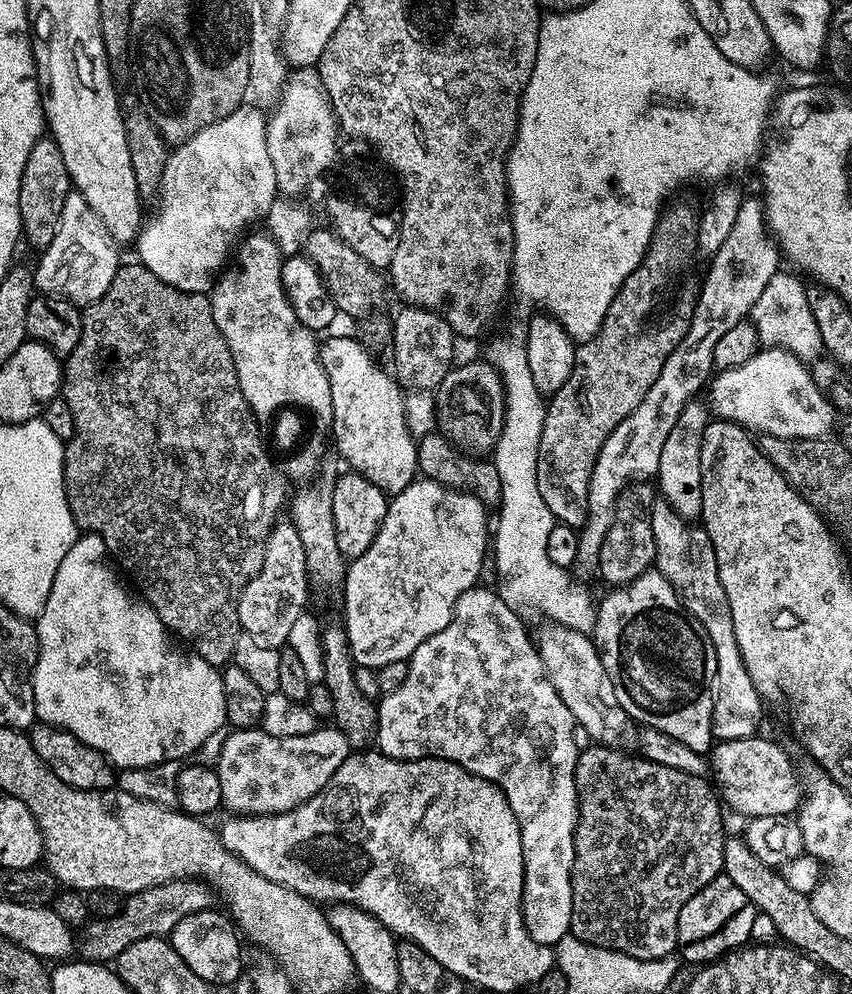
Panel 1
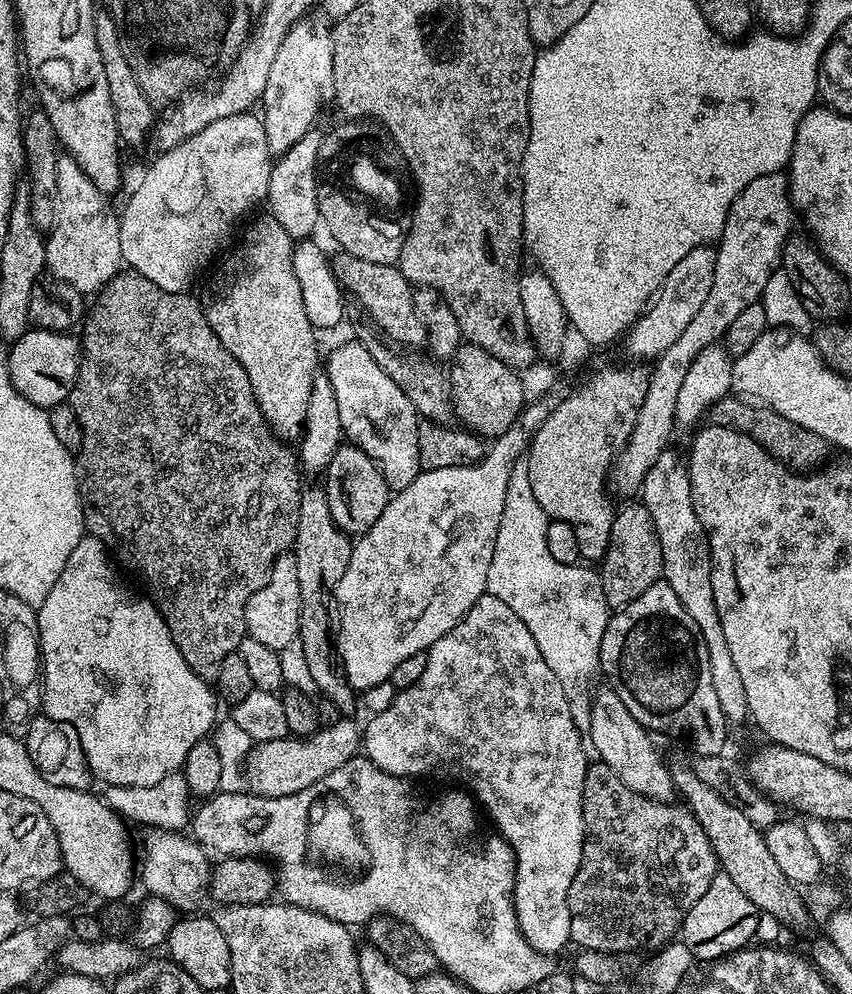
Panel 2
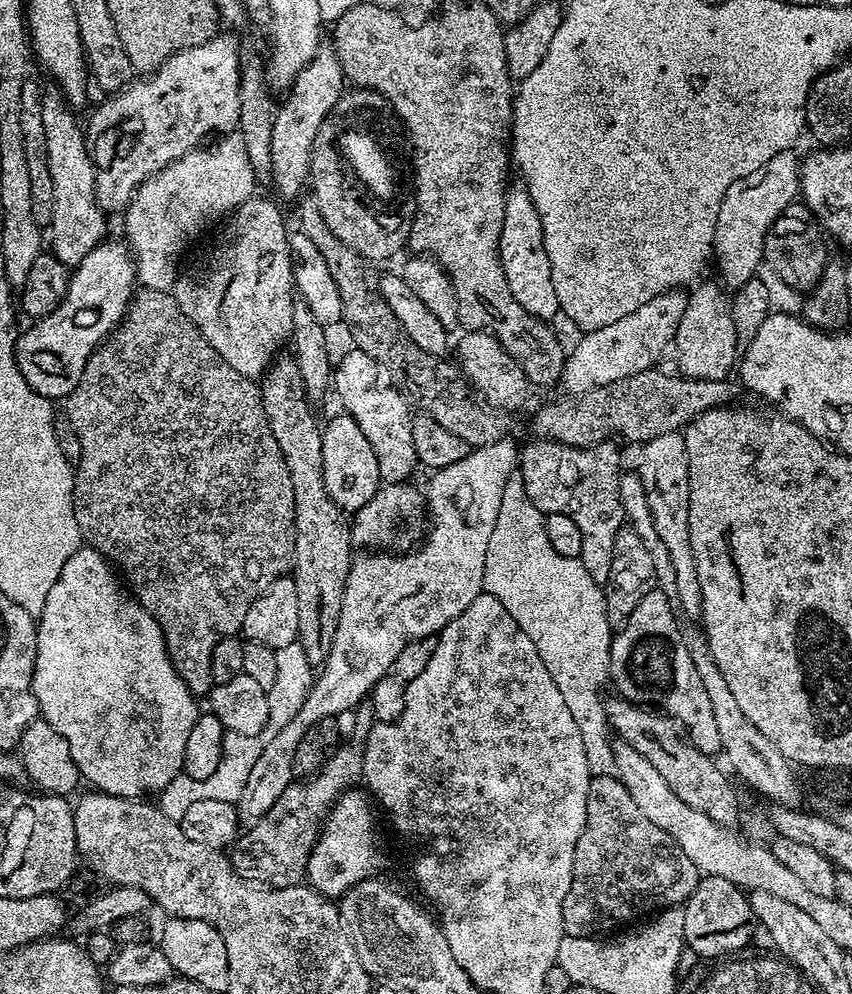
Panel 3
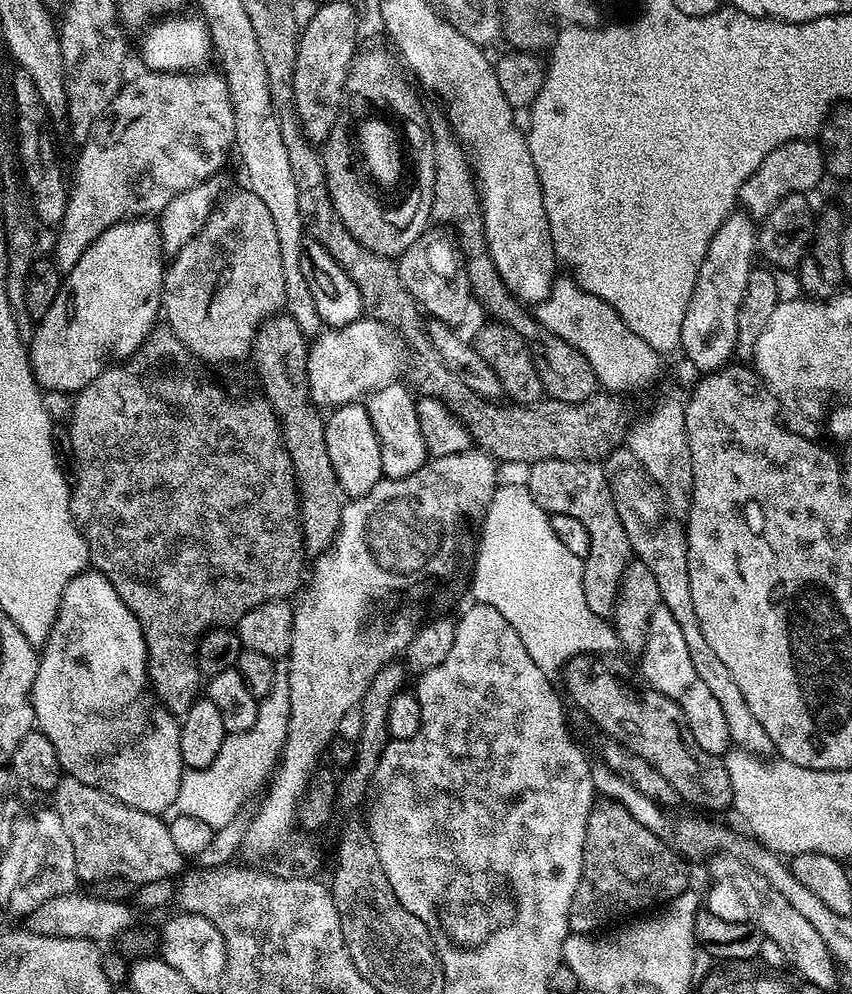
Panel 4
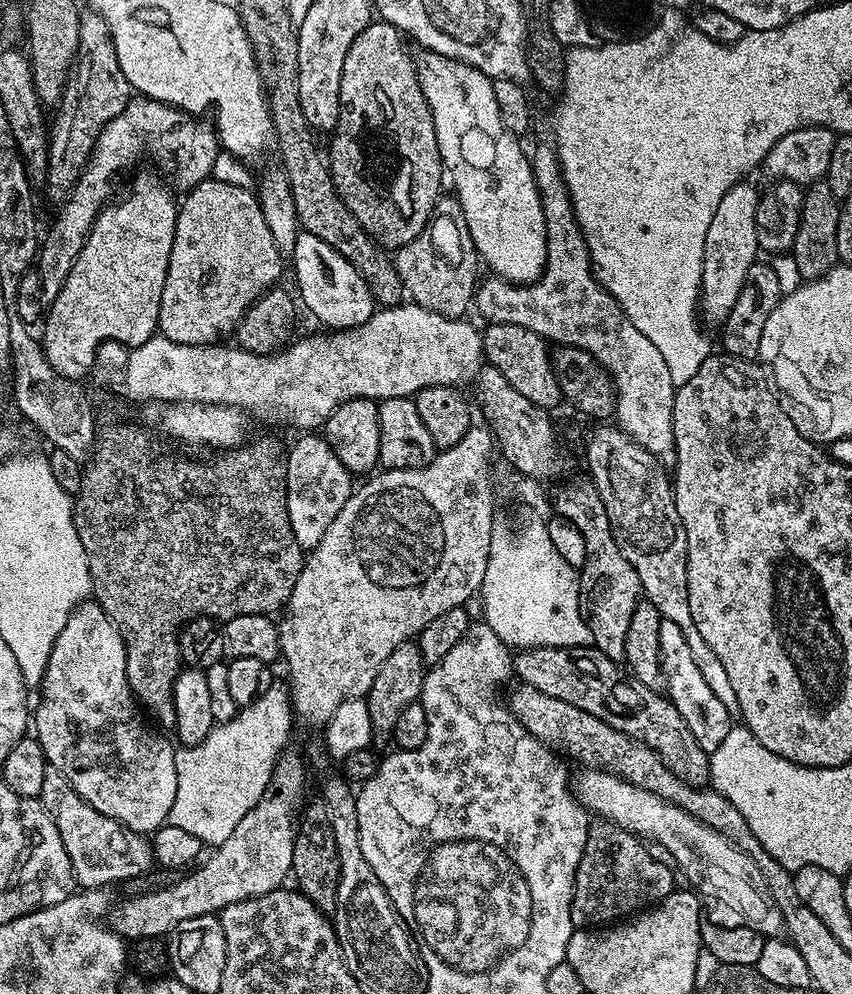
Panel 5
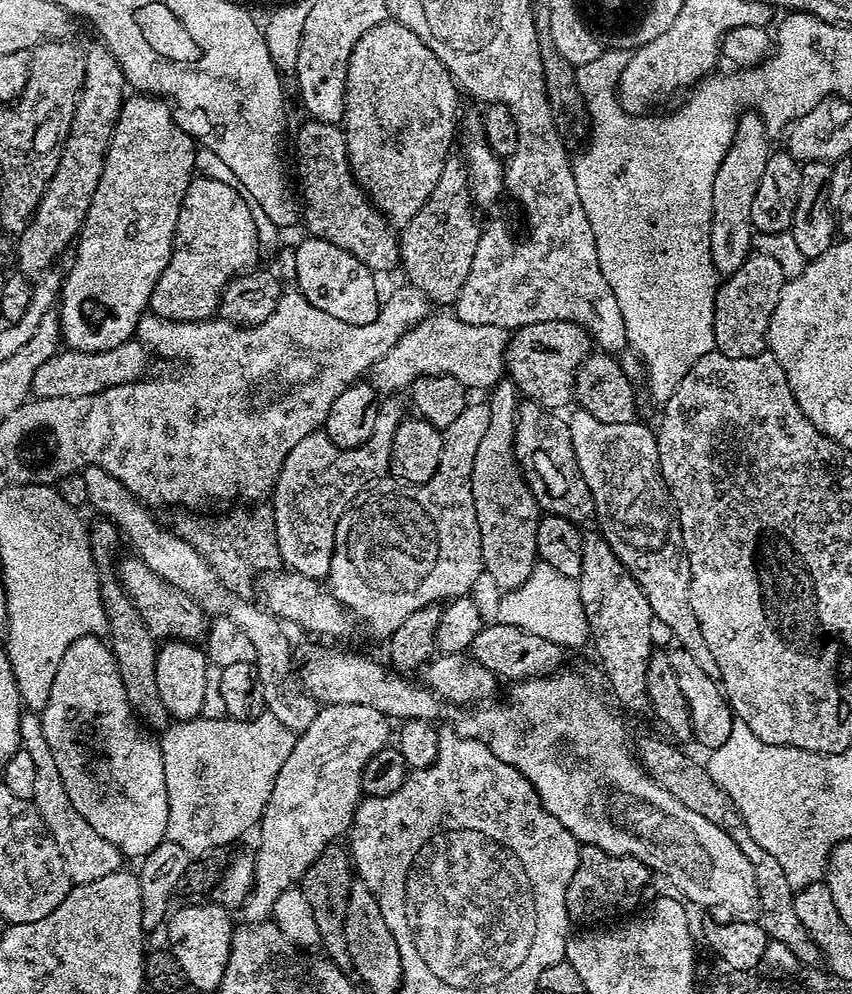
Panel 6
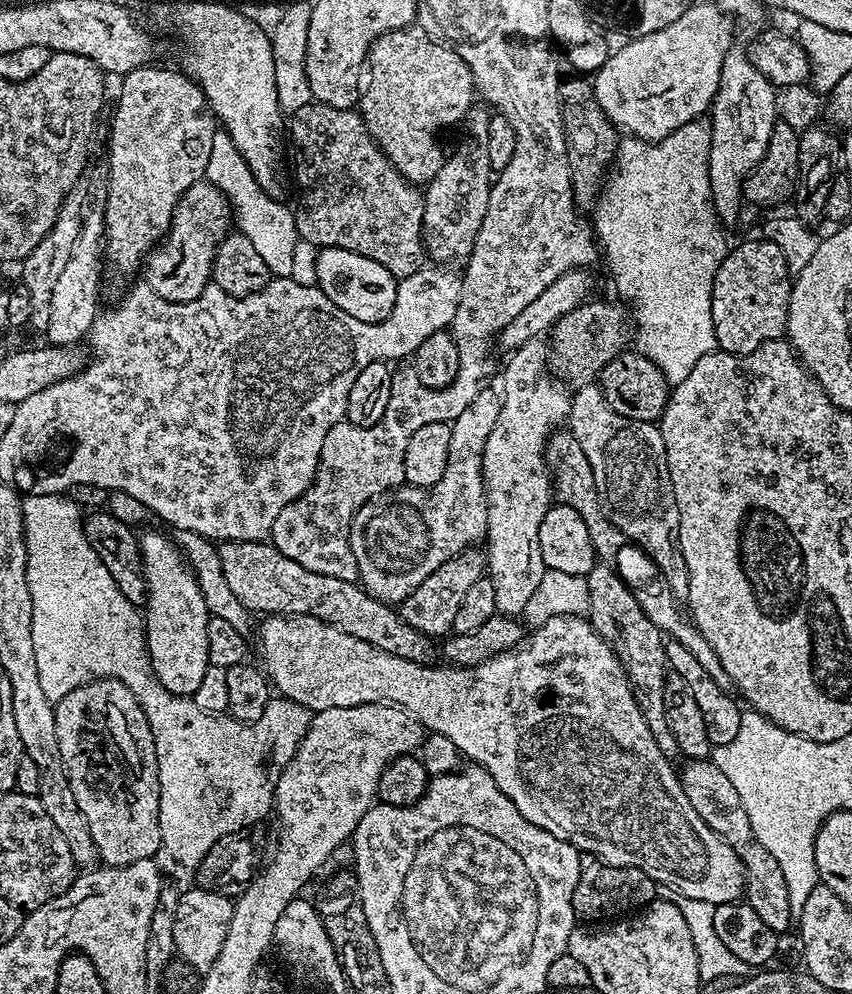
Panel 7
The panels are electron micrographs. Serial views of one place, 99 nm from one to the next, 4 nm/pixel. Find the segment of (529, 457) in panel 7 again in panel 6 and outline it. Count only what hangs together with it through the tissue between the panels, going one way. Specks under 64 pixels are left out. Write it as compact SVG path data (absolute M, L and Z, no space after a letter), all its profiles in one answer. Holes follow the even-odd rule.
M501 379L495 388L491 389L490 398L486 403L490 410L490 426L486 426L486 434L478 446L478 454L474 454L474 470L472 471L472 493L474 494L474 510L478 514L478 530L482 542L482 558L484 572L500 590L520 588L526 578L538 563L536 543L538 542L538 526L542 509L534 494L529 477L516 459L516 426L518 423L518 388L511 379Z

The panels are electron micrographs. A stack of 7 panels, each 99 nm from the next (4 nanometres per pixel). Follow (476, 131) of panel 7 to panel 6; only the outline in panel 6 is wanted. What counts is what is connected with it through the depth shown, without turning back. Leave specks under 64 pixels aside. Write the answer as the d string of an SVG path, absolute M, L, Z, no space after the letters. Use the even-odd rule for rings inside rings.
M449 155L442 176L435 183L434 190L430 190L430 198L426 198L422 210L418 210L418 214L414 214L414 218L410 218L410 222L403 225L399 233L400 262L402 272L408 275L405 276L407 283L424 291L433 305L455 305L462 290L462 282L466 282L466 274L470 274L470 262L474 262L474 250L478 246L482 227L481 221L476 221L472 208L474 209L474 201L472 191L468 188L467 167L459 155Z

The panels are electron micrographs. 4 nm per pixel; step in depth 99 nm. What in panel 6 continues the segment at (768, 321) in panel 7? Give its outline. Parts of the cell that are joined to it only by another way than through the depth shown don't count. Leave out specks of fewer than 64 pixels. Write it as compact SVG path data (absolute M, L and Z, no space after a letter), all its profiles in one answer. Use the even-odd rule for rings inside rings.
M753 251L716 289L714 306L715 351L730 358L758 356L766 348L766 337L778 294L782 294L785 278L782 266L770 254Z

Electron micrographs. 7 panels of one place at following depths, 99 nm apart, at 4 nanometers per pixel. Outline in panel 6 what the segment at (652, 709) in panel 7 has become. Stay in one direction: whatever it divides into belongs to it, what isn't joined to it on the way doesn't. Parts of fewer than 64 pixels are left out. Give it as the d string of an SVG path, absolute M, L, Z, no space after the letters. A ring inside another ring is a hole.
M599 531L583 533L582 570L578 577L580 597L588 619L591 643L596 643L600 664L612 683L617 698L634 712L647 713L650 708L646 688L646 666L653 654L650 602L639 582L622 566Z

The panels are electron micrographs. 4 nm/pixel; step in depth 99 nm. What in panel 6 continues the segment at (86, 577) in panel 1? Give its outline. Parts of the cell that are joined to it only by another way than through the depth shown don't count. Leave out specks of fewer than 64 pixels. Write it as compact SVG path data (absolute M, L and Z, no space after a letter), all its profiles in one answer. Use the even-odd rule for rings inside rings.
M96 634L83 636L68 647L66 654L62 654L62 662L50 686L50 698L42 710L40 721L74 810L78 810L78 814L82 814L82 818L86 818L86 822L90 822L90 826L94 826L94 830L106 838L106 842L119 849L123 857L143 858L168 835L164 763L160 744L147 736L149 733L134 715L126 698L120 668L111 647L100 639Z

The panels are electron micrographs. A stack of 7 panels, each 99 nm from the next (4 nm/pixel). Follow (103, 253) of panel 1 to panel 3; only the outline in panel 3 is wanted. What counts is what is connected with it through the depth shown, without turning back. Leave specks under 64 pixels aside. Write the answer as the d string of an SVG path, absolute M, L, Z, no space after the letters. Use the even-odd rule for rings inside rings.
M59 91L44 92L41 99L41 118L46 134L46 158L49 162L50 176L53 182L53 220L50 227L52 233L51 255L56 256L62 264L75 266L80 264L92 250L105 243L109 235L108 224L104 221L105 209L101 208L96 197L96 163L92 161L89 141L85 129L80 128L76 116L67 100Z

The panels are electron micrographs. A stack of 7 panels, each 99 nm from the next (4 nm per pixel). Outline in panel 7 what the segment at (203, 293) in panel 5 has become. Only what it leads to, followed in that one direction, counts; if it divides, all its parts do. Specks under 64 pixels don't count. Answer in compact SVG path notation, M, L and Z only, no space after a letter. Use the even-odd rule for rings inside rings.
M202 179L194 186L190 186L190 190L182 194L174 210L172 221L163 241L148 253L142 265L143 283L148 284L150 290L154 290L154 294L158 294L158 298L166 302L190 302L198 298L198 294L202 294L202 290L208 287L212 279L212 259L216 257L216 247L223 242L225 236L229 235L233 220L227 198L213 184L208 183L207 179Z

